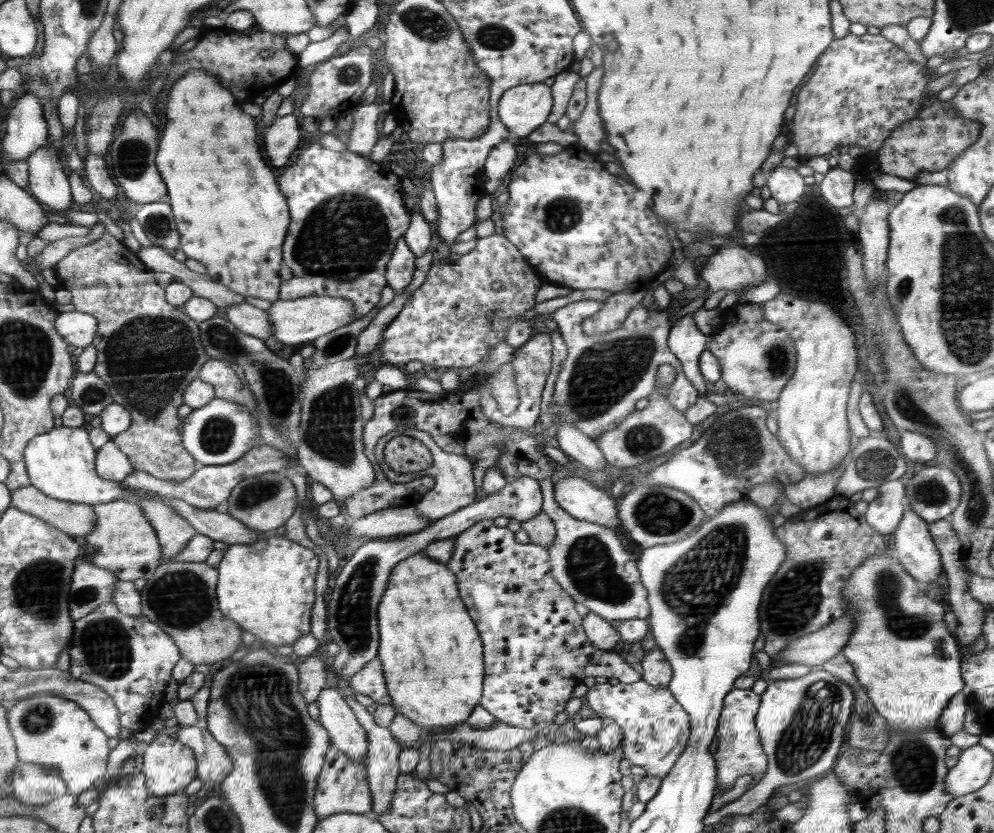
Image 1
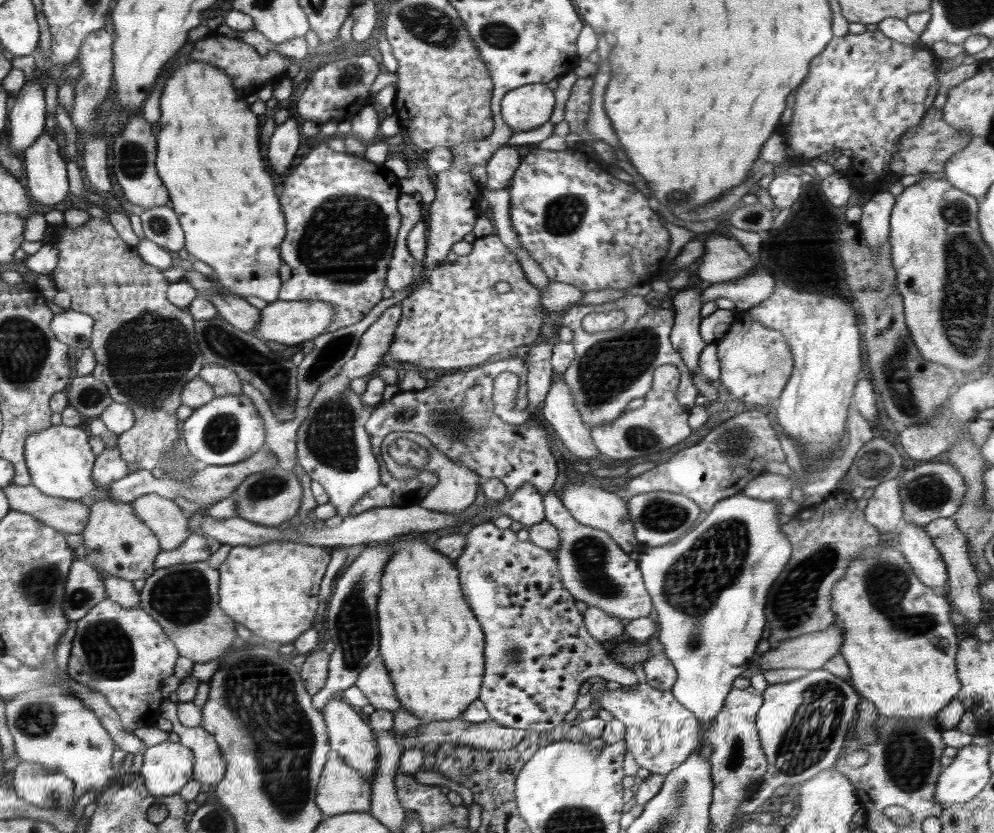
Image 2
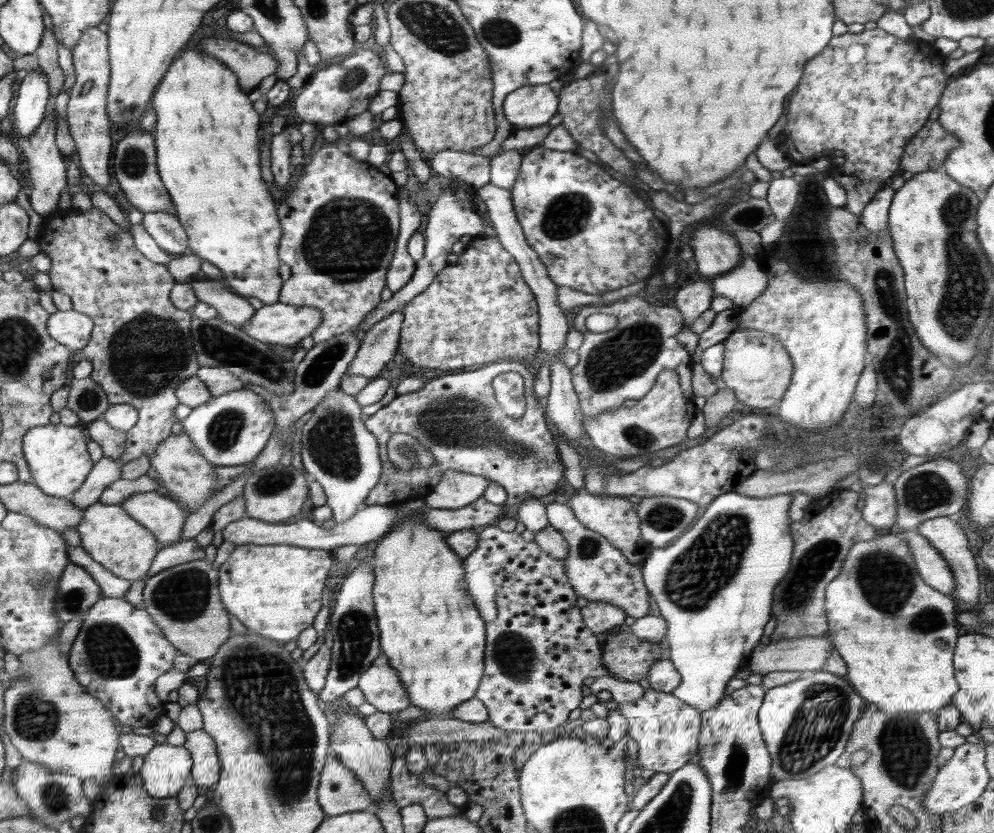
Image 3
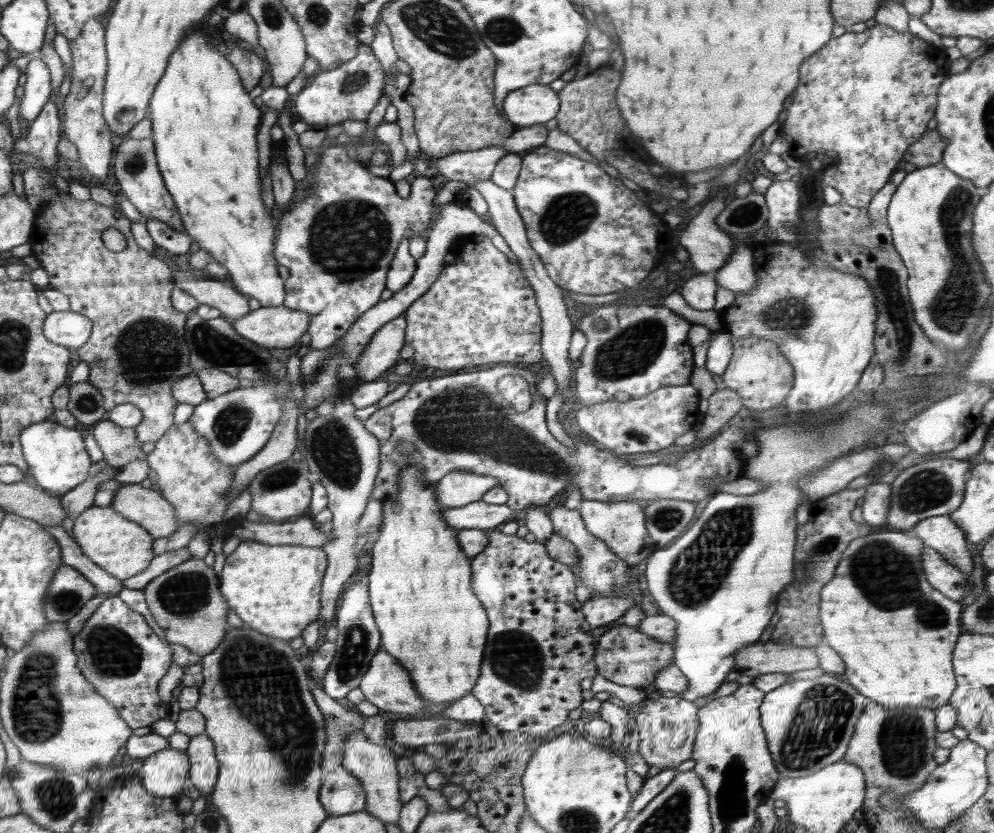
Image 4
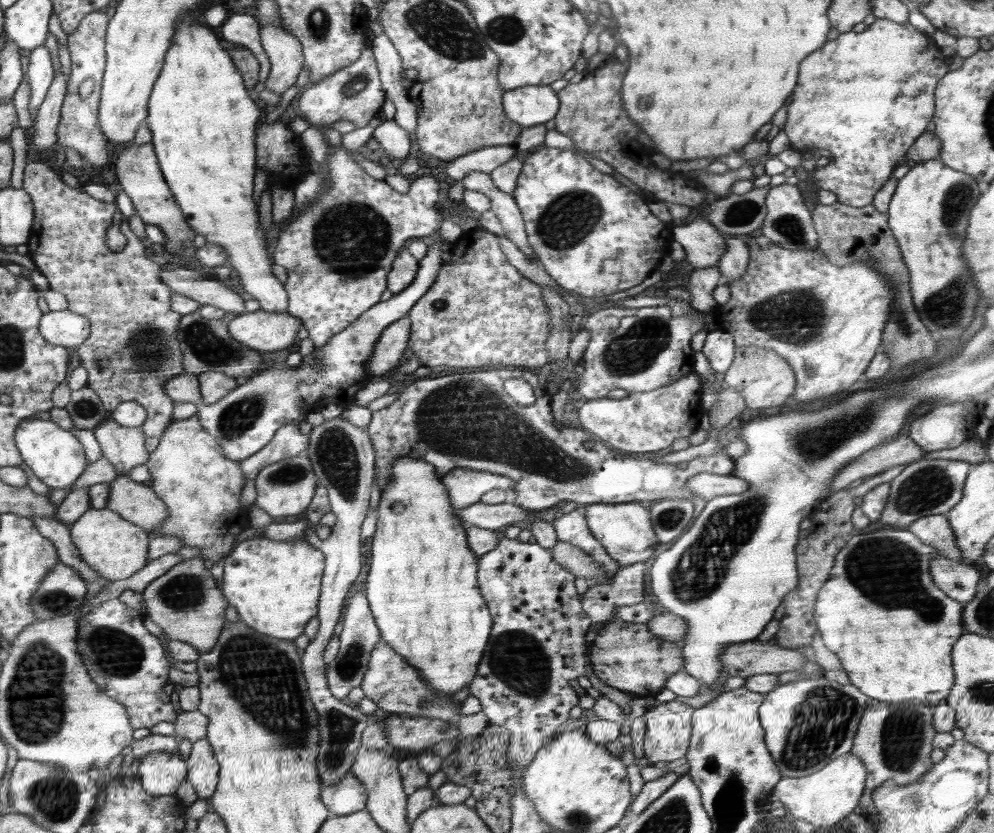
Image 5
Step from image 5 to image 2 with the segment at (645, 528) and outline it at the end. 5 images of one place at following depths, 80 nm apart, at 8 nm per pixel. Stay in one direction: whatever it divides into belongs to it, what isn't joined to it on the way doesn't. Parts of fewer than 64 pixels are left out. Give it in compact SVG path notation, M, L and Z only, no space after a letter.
M586 479L568 485L568 488L561 492L561 500L577 521L610 533L618 547L634 561L638 562L640 557L646 553L646 548L638 543L638 539L635 537L635 528L628 514L627 502L615 493L605 491L591 479Z

